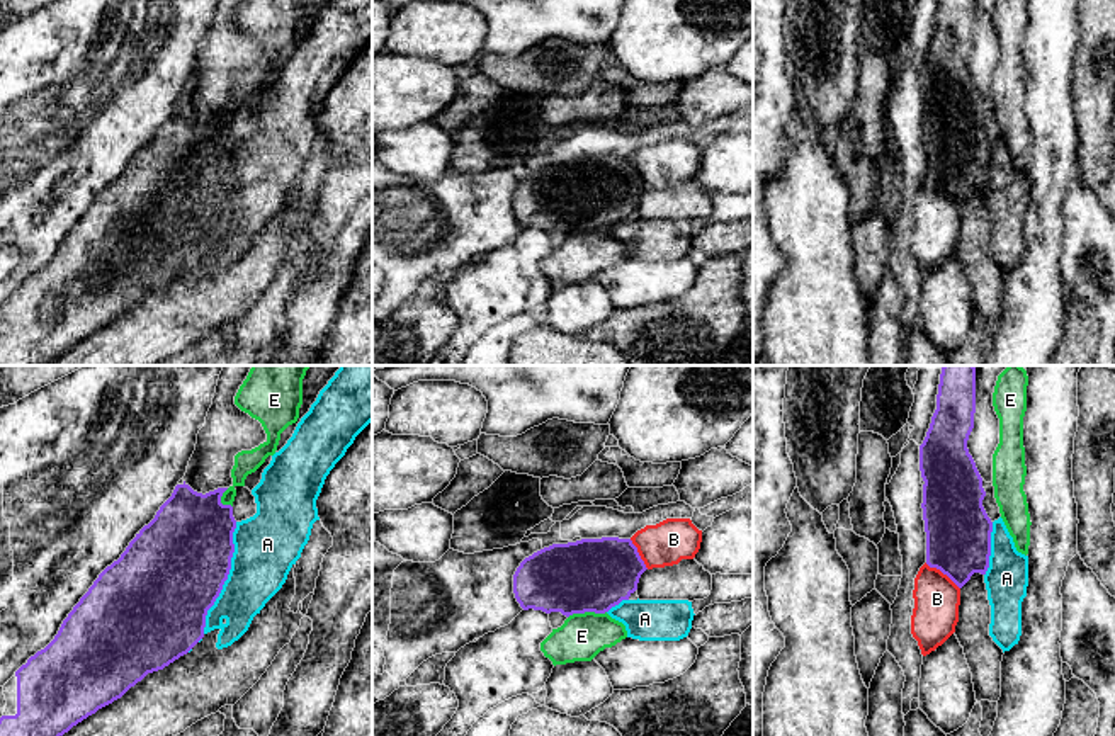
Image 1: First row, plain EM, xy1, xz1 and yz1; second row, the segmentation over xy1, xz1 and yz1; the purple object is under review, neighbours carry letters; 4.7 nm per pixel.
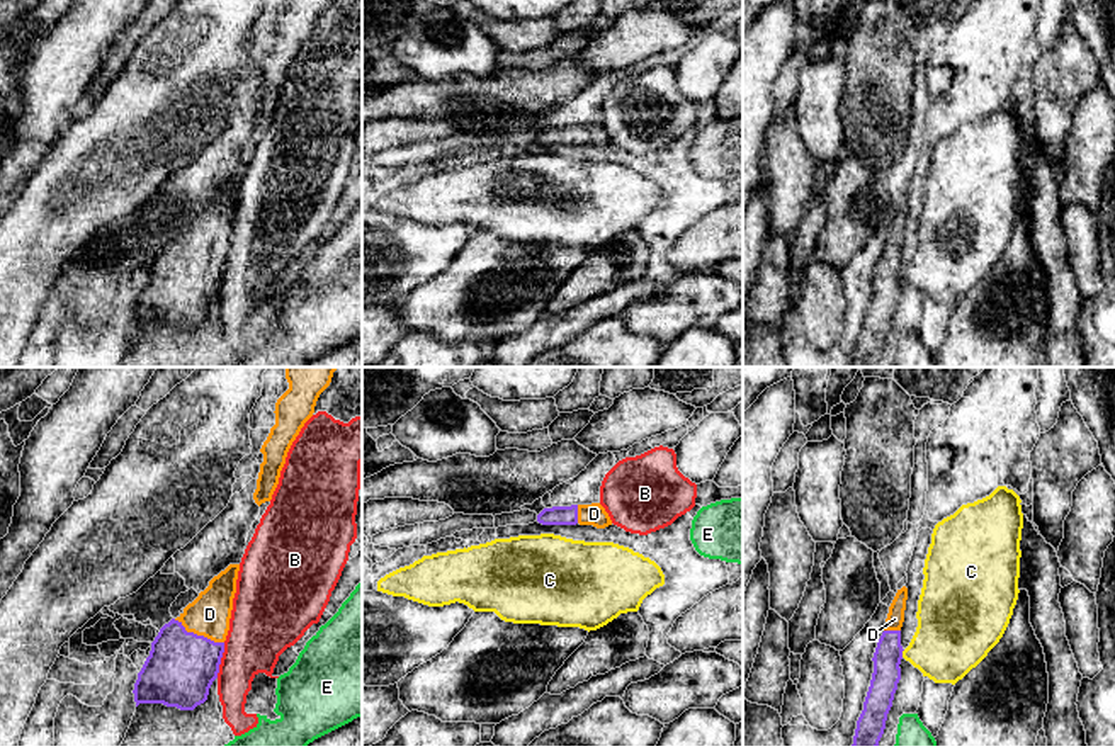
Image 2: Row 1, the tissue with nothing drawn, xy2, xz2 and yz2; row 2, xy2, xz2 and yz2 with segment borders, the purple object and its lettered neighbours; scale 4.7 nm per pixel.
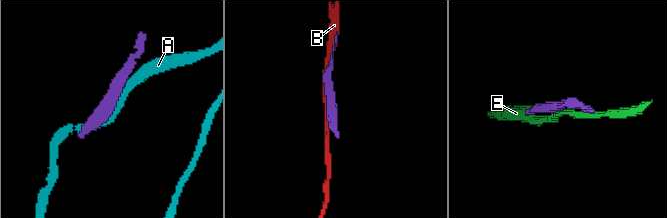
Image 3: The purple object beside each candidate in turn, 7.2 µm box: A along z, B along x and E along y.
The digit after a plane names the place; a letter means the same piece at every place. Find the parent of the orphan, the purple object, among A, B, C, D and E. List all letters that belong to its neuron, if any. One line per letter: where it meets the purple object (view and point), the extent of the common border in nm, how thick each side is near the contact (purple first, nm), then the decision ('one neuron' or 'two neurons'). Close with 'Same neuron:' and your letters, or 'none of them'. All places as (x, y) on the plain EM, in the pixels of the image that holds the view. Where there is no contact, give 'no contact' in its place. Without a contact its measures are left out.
A: contact xy1 (226, 198); length 550 nm; calibres 480 and 300 nm; two neurons
B: contact xy2 (220, 279); length 170 nm; calibres 320 and 300 nm; two neurons
C: contact yz2 (901, 272); length 40 nm; calibres 130 and 340 nm; two neurons
D: contact xy2 (199, 255); length 260 nm; calibres 320 and 200 nm; one neuron
E: contact xz1 (587, 230); length 190 nm; calibres 360 and 220 nm; two neurons
Same neuron: D

